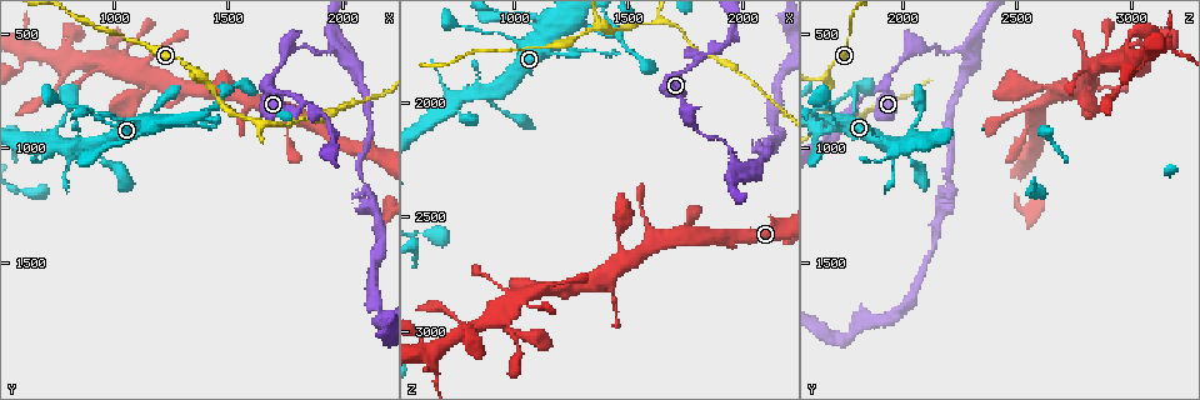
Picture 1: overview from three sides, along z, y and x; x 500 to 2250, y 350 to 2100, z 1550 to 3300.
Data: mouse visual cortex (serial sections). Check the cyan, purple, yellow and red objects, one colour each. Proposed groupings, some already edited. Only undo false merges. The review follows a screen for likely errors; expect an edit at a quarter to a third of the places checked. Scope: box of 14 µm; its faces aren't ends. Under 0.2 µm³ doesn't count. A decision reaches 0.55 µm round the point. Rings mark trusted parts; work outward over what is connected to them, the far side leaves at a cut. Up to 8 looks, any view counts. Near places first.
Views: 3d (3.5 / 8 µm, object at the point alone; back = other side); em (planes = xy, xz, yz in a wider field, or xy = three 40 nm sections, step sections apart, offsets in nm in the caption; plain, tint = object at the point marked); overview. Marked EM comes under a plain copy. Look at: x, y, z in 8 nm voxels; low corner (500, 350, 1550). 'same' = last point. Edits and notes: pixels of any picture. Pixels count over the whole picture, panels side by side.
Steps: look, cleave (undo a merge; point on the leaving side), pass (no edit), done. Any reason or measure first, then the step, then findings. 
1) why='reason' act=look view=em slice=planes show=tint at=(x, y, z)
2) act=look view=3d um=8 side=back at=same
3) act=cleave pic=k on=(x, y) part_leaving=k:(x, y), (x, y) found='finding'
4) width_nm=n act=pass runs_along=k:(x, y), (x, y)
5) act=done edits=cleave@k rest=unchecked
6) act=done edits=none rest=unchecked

why='arms part here' act=look view=3d um=3.5 at=(1370, 660, 1670)

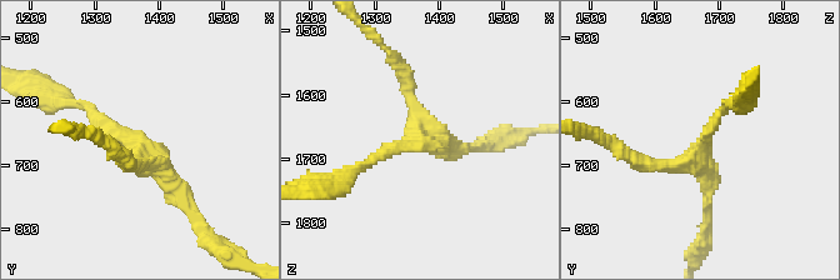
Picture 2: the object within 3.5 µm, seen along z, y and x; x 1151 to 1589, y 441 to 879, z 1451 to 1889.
why='need the tissue' act=look view=em slice=planes show=tint at=(1360, 660, 1680)

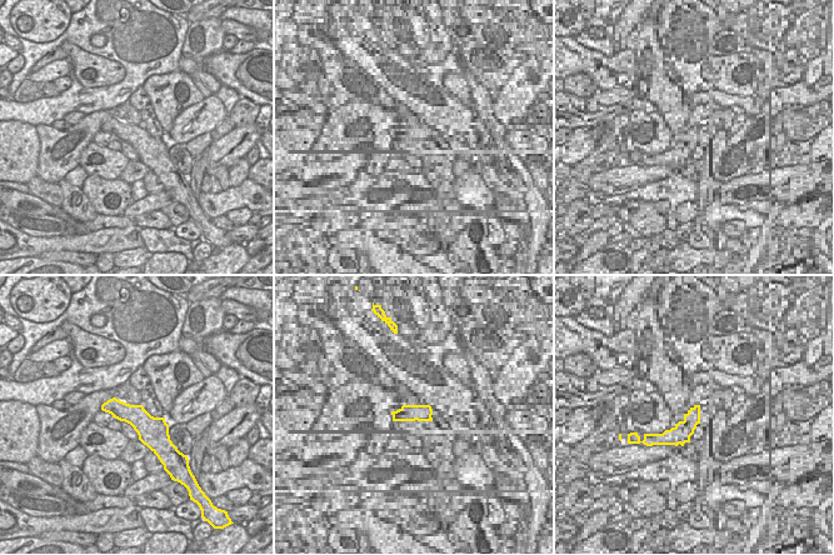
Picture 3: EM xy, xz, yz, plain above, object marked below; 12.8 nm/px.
width_nm=320 act=pass runs_along=2:(69, 104), (138, 143), (184, 208) found='all the same cell'

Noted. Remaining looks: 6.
why='thin arm on a thick one' act=look view=3d um=3.5 at=(1150, 920, 1690)

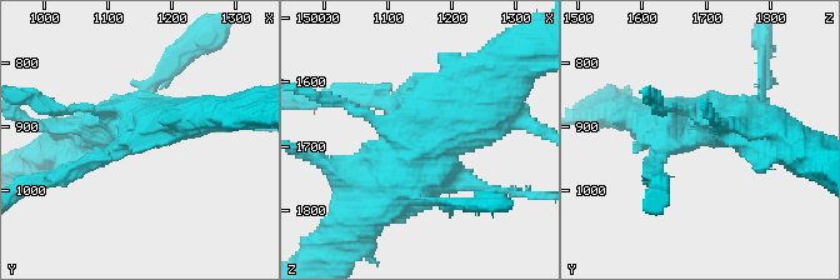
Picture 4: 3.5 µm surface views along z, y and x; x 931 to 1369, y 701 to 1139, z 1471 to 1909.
why='shape alone is not enough' act=look view=em slice=xy step=5 show=tint at=(1135, 915, 1685)

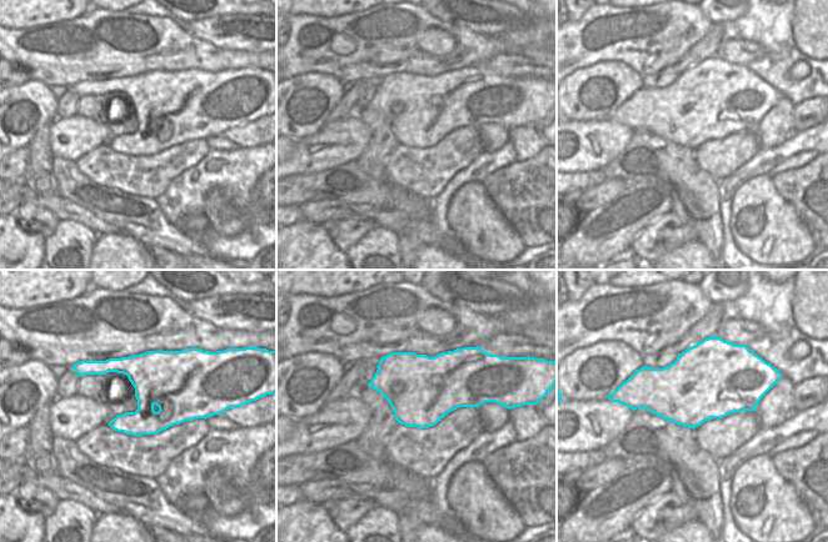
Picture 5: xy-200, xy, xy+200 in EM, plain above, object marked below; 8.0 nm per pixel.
act=pass runs_along=4:(366, 211), (478, 93) found='all the same cell'

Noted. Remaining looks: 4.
why='sudden change in width' act=look view=3d um=8 at=(1800, 570, 2120)

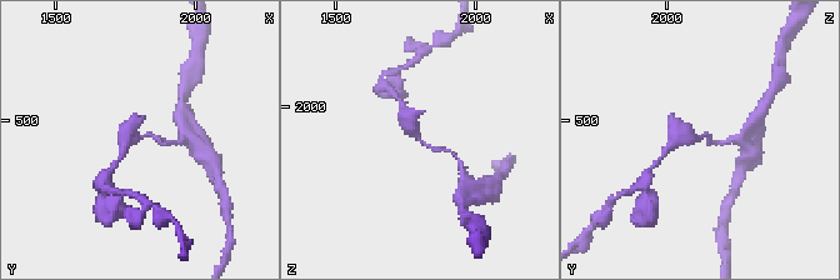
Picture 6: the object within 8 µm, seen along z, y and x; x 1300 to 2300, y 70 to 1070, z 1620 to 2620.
arm_widths_nm=150,350 act=look view=em slice=xy step=2 show=tint at=(1790, 570, 2110)

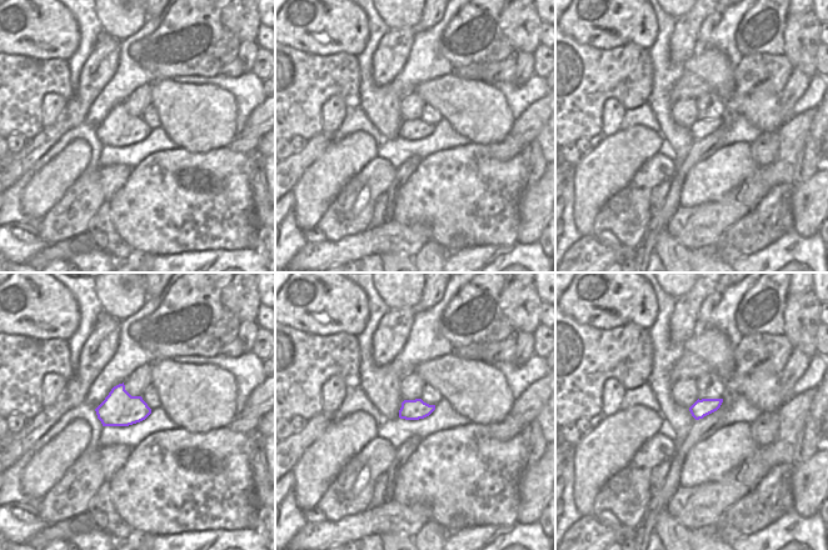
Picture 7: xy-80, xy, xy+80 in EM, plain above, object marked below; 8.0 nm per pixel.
width_nm=160 act=pass runs_along=6:(404, 109), (419, 140), (448, 150) found='all the same cell'

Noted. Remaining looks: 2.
act=done edits=none rest=unchecked

